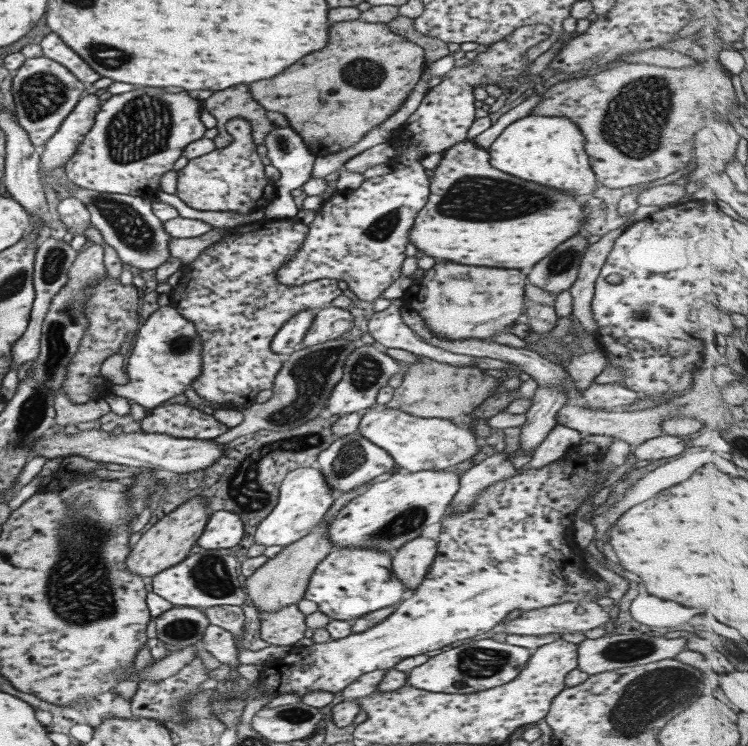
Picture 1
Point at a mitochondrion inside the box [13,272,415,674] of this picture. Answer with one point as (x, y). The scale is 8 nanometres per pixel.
(80, 590)

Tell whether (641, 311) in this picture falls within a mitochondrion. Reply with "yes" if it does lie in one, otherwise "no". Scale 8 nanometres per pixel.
yes

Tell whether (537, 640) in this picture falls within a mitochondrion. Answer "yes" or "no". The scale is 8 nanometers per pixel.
no

